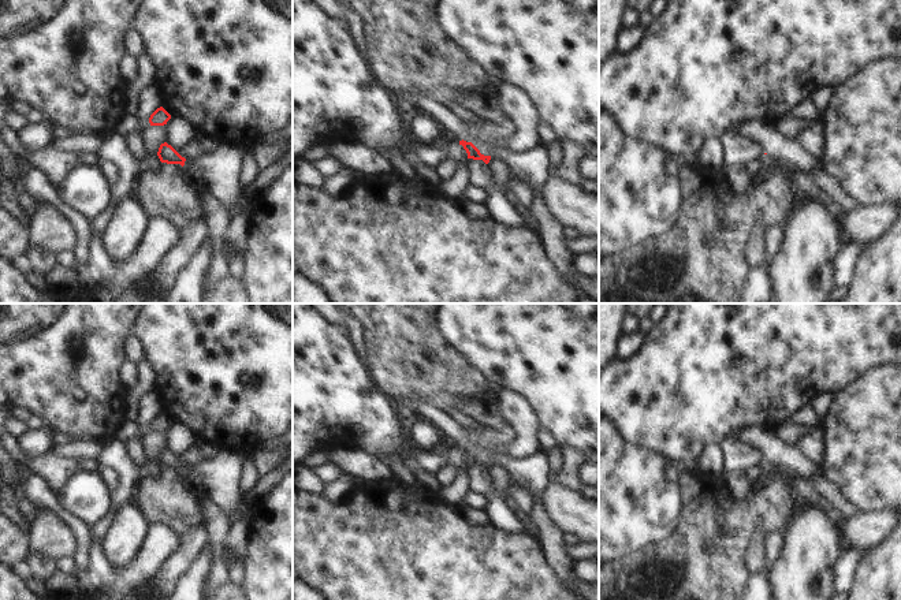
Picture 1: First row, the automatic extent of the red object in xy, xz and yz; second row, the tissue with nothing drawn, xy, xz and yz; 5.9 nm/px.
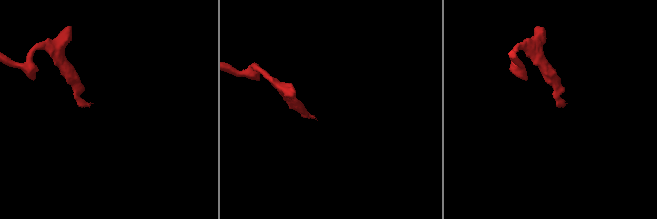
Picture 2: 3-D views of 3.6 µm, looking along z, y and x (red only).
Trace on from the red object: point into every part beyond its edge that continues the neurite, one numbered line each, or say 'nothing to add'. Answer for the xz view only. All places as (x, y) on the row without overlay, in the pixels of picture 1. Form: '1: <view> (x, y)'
1: xz (499, 477)

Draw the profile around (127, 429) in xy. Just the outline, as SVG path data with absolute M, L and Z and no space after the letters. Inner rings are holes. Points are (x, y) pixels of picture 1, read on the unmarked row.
M123 421L123 424L113 433L113 439L124 443L126 440L137 437L137 436L142 437L148 435L149 432L150 432L149 426L139 429L134 422Z

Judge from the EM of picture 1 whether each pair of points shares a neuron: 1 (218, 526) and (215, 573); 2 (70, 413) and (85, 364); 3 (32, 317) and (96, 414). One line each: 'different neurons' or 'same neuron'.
1: same neuron
2: same neuron
3: same neuron

